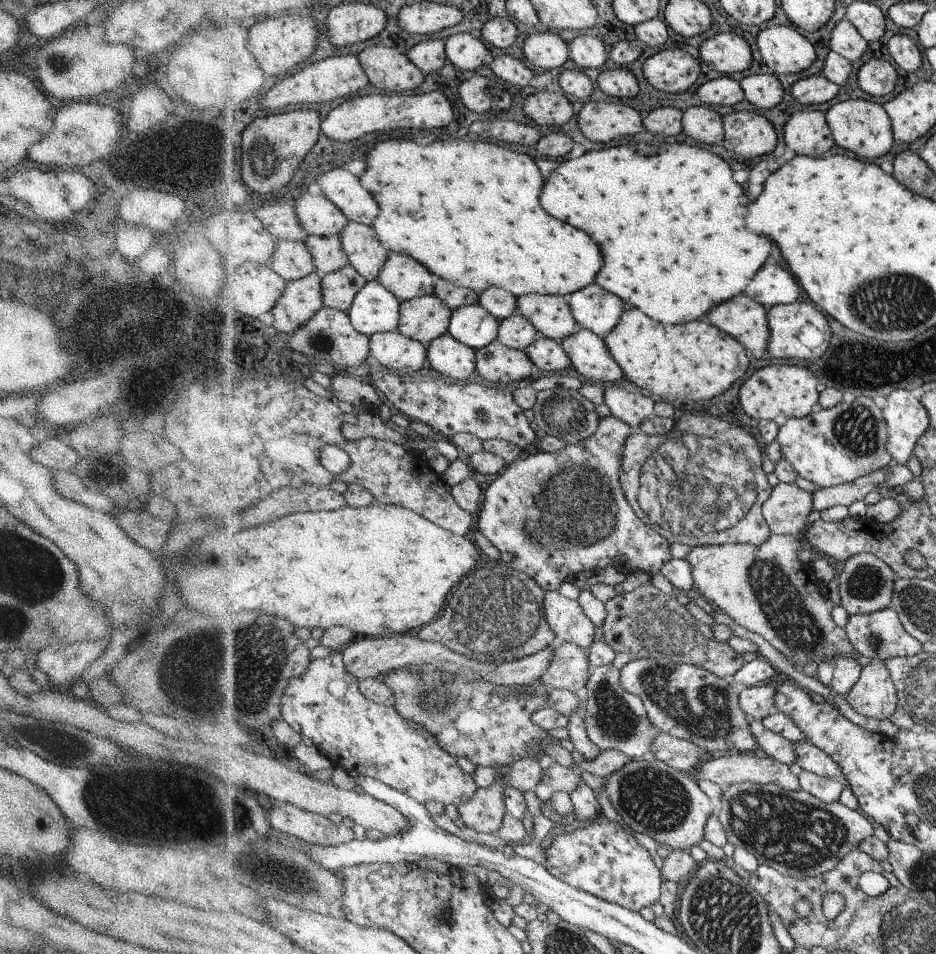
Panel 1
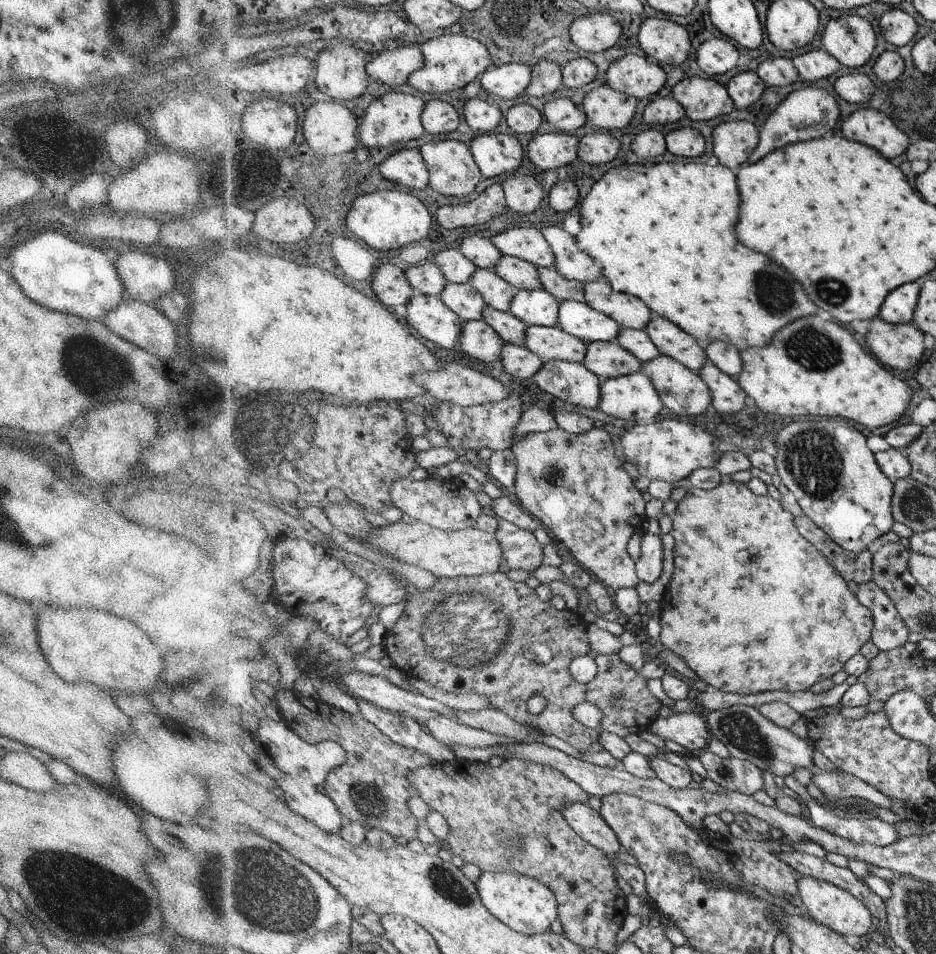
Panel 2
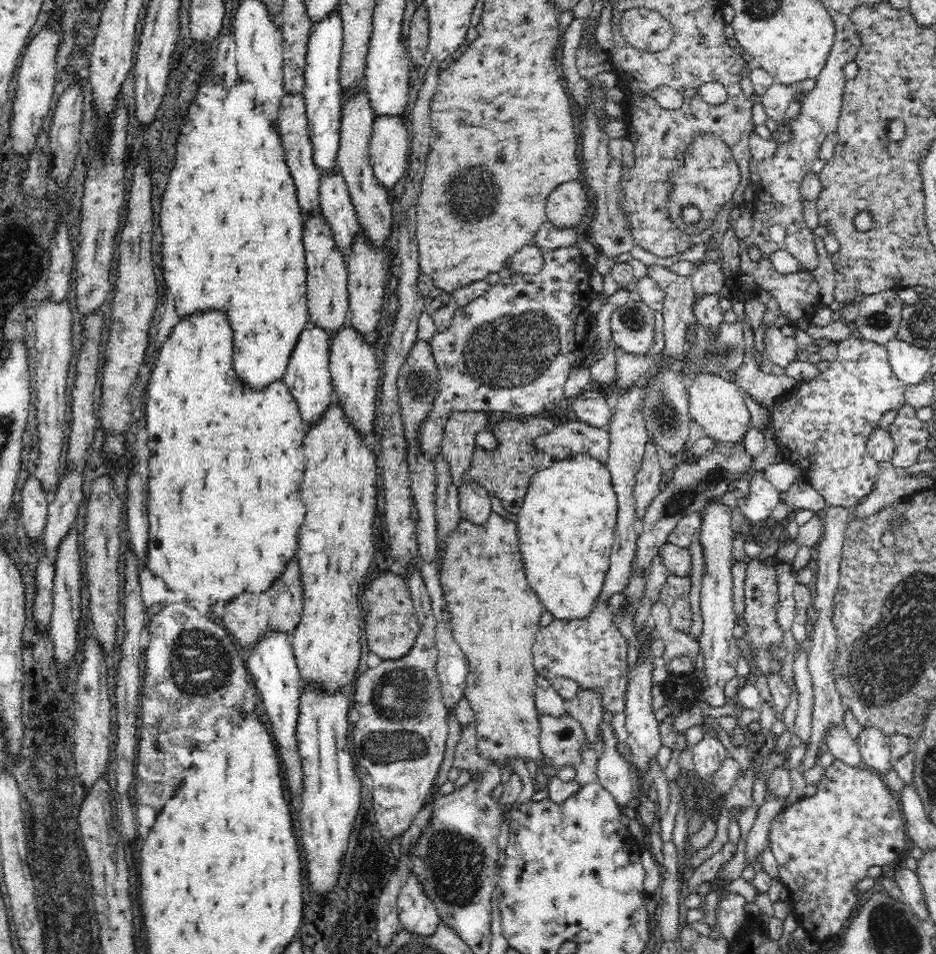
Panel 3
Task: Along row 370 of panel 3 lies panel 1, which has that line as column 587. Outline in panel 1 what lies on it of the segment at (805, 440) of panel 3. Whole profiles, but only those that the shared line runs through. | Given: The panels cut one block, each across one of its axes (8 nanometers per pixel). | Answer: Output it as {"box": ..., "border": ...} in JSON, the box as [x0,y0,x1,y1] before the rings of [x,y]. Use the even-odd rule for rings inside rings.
{"box":[543,812,661,911],"border":[[[602,812],[597,815],[587,826],[554,836],[543,866],[558,880],[622,908],[639,911],[652,906],[660,898],[661,870],[626,825],[609,820]]]}

